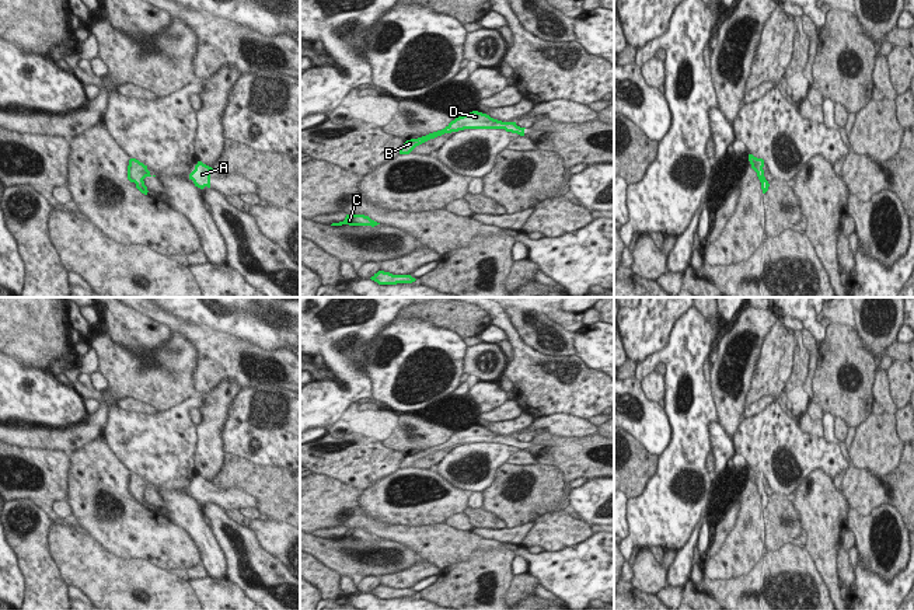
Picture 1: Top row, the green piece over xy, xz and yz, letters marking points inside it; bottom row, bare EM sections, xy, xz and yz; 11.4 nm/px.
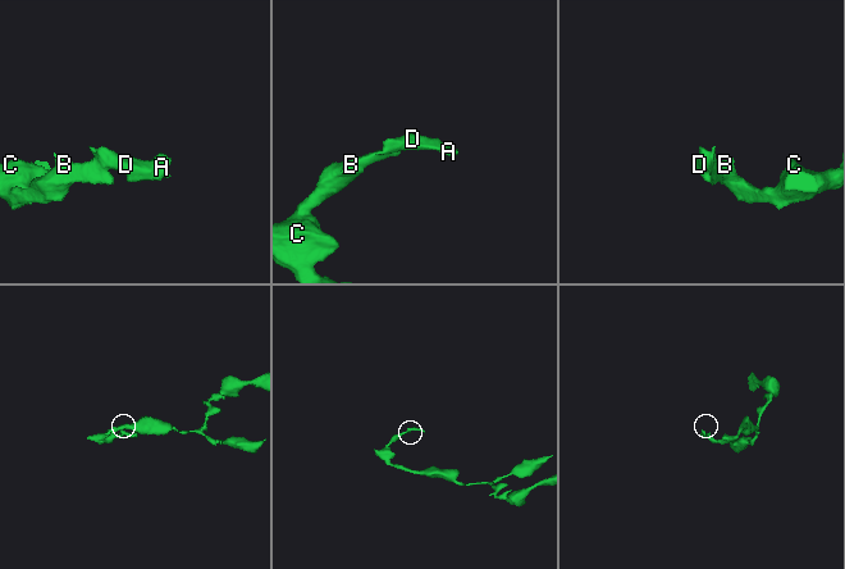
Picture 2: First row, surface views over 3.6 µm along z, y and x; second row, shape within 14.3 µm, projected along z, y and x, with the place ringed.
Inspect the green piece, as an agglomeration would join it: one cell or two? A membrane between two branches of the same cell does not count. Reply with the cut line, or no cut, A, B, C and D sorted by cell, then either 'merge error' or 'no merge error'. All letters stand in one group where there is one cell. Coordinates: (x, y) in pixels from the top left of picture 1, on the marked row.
no cut | A B C D | no merge error

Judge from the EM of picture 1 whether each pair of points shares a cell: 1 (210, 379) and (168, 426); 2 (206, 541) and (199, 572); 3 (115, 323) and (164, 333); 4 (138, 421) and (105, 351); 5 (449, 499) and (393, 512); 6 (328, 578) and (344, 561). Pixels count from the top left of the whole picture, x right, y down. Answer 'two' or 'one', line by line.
1: two
2: two
3: one
4: two
5: one
6: two

